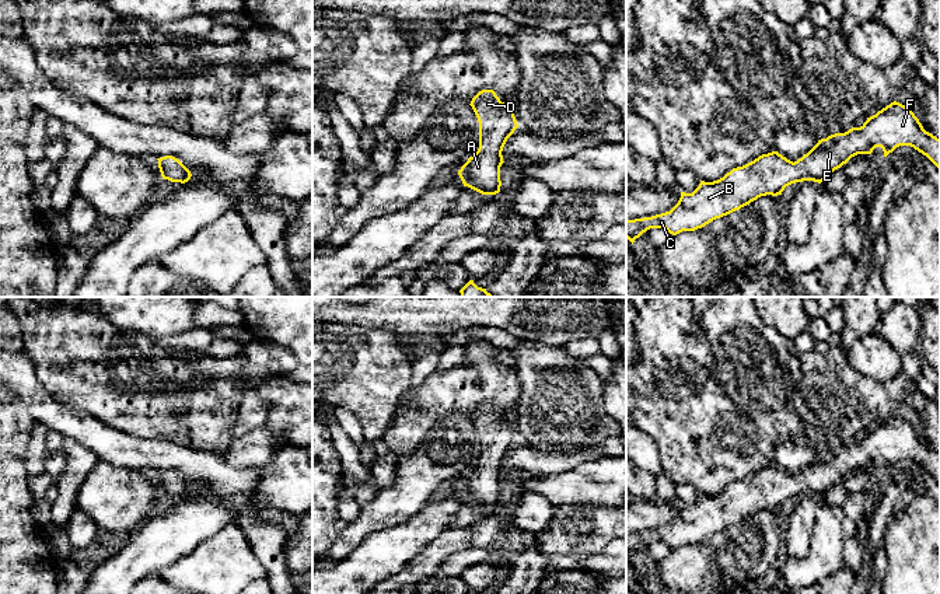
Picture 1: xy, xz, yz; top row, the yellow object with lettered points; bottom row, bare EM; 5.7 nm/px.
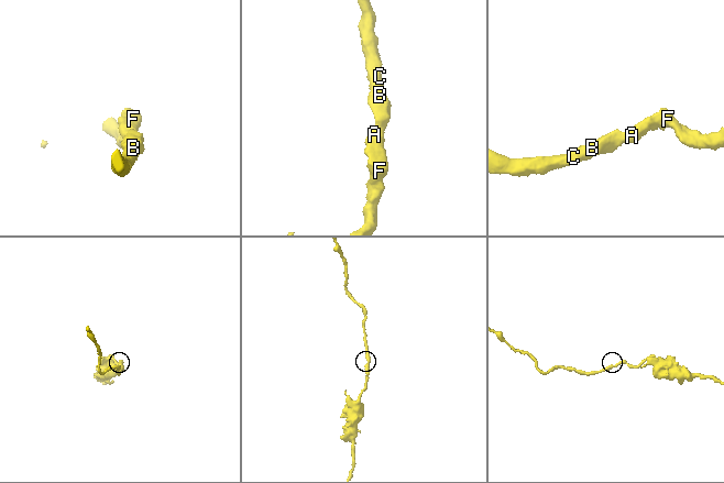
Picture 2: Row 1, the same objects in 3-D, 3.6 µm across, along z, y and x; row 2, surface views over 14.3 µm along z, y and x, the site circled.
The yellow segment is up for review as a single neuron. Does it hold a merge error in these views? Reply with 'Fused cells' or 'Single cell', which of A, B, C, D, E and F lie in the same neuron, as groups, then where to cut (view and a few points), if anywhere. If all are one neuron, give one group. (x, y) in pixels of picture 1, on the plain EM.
Single cell. Groups: A B C D E F. No split

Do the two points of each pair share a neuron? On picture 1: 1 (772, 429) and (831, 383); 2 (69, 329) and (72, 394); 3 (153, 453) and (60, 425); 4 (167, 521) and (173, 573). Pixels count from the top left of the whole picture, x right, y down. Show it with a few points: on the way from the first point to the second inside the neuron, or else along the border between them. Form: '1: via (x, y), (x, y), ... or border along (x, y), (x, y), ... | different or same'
1: via (782, 412), (799, 395), (814, 388) | same
2: via (70, 345), (74, 349), (74, 378) | same
3: via (130, 451), (108, 444), (83, 427) | same
4: border along (198, 544), (156, 573) | different

